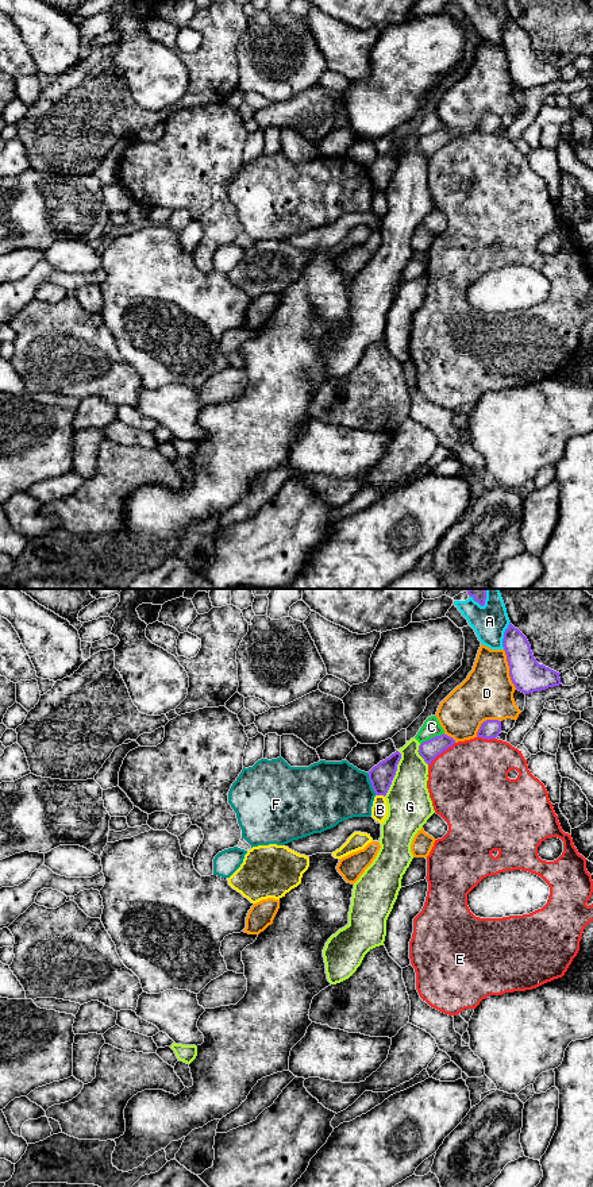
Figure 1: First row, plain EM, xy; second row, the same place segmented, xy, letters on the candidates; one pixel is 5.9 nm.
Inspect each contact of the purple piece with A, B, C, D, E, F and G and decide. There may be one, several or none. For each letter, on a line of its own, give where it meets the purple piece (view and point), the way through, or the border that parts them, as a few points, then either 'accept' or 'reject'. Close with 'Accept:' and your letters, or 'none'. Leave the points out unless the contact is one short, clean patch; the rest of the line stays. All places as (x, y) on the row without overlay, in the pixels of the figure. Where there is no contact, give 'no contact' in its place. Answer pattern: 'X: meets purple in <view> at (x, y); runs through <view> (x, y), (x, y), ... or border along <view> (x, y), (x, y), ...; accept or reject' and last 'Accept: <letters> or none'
A: meets purple in xy at (504, 30); reject
B: meets purple in xy at (380, 189); border along xy (376, 189), (384, 192); reject
C: meets purple in xy at (432, 133); reject
D: meets purple in xy at (509, 65); reject
E: meets purple in xy at (441, 147); reject
F: meets purple in xy at (370, 177); reject
G: meets purple in xy at (395, 168); border along xy (397, 145), (400, 155), (392, 178), (384, 191); reject
Accept: none

